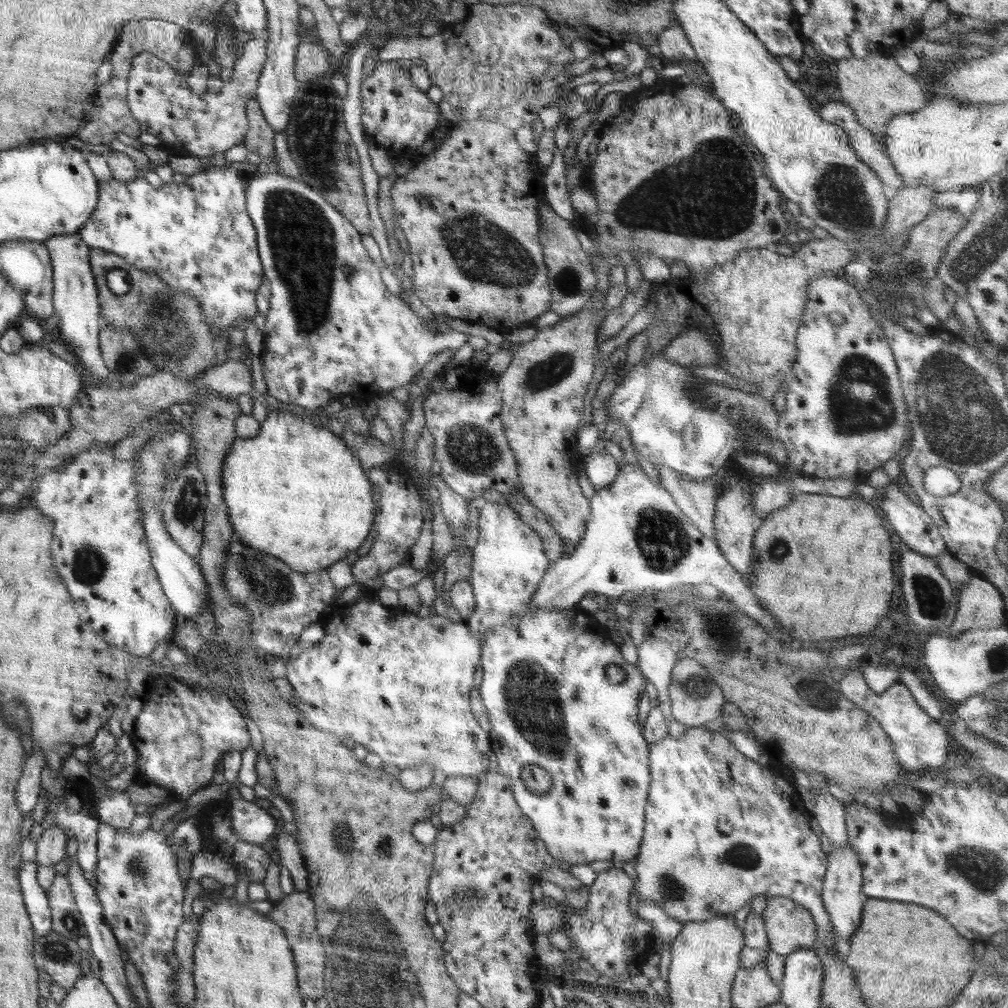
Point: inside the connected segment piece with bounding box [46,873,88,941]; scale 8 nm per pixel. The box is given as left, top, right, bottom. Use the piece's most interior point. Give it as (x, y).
(66, 917)

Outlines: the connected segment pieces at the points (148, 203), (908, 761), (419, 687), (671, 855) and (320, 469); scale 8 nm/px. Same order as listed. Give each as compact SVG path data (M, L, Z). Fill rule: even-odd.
M227 165L218 167L218 169L207 167L198 173L187 175L184 182L176 183L170 181L163 183L160 188L154 188L145 178L136 178L132 181L121 181L110 178L110 180L100 180L100 200L97 204L97 210L92 214L90 220L85 222L85 225L78 232L81 239L91 249L96 248L106 250L117 254L125 259L130 265L137 267L140 270L154 270L158 277L162 279L174 292L188 292L192 294L202 308L202 315L206 318L206 323L210 325L212 333L216 335L227 334L230 326L237 326L240 322L241 328L247 320L254 320L258 313L255 295L258 287L262 284L263 267L257 250L257 233L246 208L246 191L248 186L248 178L241 176L241 169L235 165Z
M856 664L837 676L837 688L848 700L854 702L854 706L858 706L881 725L892 740L896 759L902 768L913 773L924 771L930 774L932 770L938 770L940 764L944 766L950 746L950 734L937 723L937 720L924 712L904 683L896 682L888 690L876 693L866 684L863 671Z
M361 596L356 600L356 604L348 605L348 608L336 609L330 621L324 625L325 634L316 645L310 649L304 648L297 657L286 658L283 660L286 668L286 676L292 686L292 694L285 695L290 704L294 704L296 709L302 714L303 718L311 726L317 727L326 733L335 734L335 737L343 739L352 739L354 743L364 746L368 753L377 754L384 766L396 765L400 770L418 764L432 766L435 772L442 772L446 778L451 777L470 777L479 779L488 770L489 757L491 752L496 752L491 745L489 734L478 725L476 718L472 715L470 706L470 692L476 688L474 686L474 672L476 666L480 665L480 648L482 648L482 639L478 633L468 629L464 621L453 622L442 615L425 614L423 616L414 616L414 613L408 612L408 616L396 616L396 618L384 618L384 605L377 599L366 600L366 596Z
M704 725L700 726L689 726L686 730L685 736L682 736L682 738L671 738L667 737L663 740L660 740L659 742L654 742L652 745L649 746L649 766L650 766L650 773L651 773L651 784L649 787L648 792L648 798L646 798L646 806L645 806L645 822L644 822L644 834L642 836L642 845L641 850L639 854L636 856L638 863L636 864L635 870L637 874L637 878L633 881L632 889L635 889L638 893L638 905L644 905L648 903L656 903L658 907L660 907L667 916L670 918L674 918L674 920L677 920L679 927L684 926L691 922L702 922L710 919L714 919L714 917L718 917L718 915L733 915L737 910L740 910L742 907L746 905L752 904L752 899L755 898L757 895L764 895L766 897L766 900L770 899L770 897L777 897L777 896L783 896L791 898L794 901L797 901L800 905L804 906L806 910L809 910L810 914L813 916L813 920L816 924L817 928L817 940L818 942L822 942L822 946L837 946L837 948L841 948L839 946L838 942L838 935L834 933L834 929L832 929L832 921L830 921L830 915L826 913L826 909L824 909L824 903L822 903L822 887L824 882L824 877L826 874L826 867L827 867L827 855L822 851L822 844L820 842L819 837L810 829L810 812L804 807L804 804L802 803L801 796L799 795L799 792L797 791L797 788L790 785L786 780L783 780L782 778L778 778L778 776L774 776L772 772L770 771L770 768L765 766L763 767L759 763L754 762L754 760L751 760L749 758L746 758L744 755L742 755L738 750L736 750L735 746L724 736L724 734L720 732L710 732L710 730L707 730ZM720 818L727 818L730 821L730 824L732 824L733 829L729 834L724 834L718 830L718 822Z
M269 412L268 417L261 422L260 431L255 437L249 439L237 438L230 447L222 466L222 492L224 493L224 502L228 506L228 518L232 523L232 530L236 533L236 537L242 543L258 550L266 551L281 561L291 569L301 573L309 573L312 571L327 569L334 563L345 558L351 550L357 550L358 547L366 540L372 522L375 519L374 498L372 497L373 483L369 479L369 475L364 472L360 459L356 455L356 448L352 449L346 445L346 441L327 428L314 426L314 423L306 424L304 420L300 420L298 416L294 416L292 412Z

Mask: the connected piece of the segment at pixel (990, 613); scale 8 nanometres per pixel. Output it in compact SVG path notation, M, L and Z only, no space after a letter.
M980 576L964 585L961 601L947 634L958 636L972 628L988 630L1006 623L1005 606L998 588Z

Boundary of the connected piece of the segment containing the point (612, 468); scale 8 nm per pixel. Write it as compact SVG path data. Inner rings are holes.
M601 447L593 450L590 455L584 456L581 461L583 463L580 464L586 468L586 476L595 490L606 488L610 482L614 482L619 472L617 460Z

